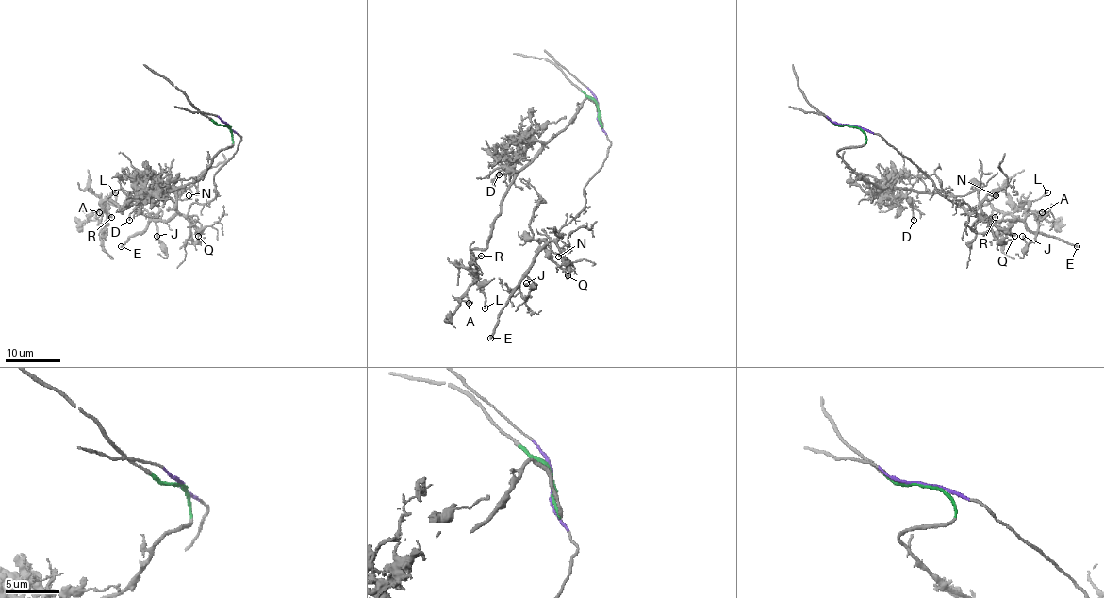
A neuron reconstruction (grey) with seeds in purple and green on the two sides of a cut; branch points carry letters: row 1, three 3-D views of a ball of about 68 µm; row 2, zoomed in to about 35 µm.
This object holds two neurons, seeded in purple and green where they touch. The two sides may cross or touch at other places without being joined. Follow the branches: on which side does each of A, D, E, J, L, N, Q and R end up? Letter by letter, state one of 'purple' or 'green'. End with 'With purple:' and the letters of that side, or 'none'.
A: green
D: green
E: purple
J: purple
L: green
N: purple
Q: purple
R: green
With purple: E, J, N, Q

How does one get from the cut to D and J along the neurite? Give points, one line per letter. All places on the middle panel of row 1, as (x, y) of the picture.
D: (598, 110), (601, 126), (598, 107), (588, 97), (566, 126), (547, 141), (523, 139), (515, 164), (498, 175)
J: (598, 110), (610, 141), (601, 168), (584, 188), (585, 206), (521, 280), (524, 298), (526, 283)

